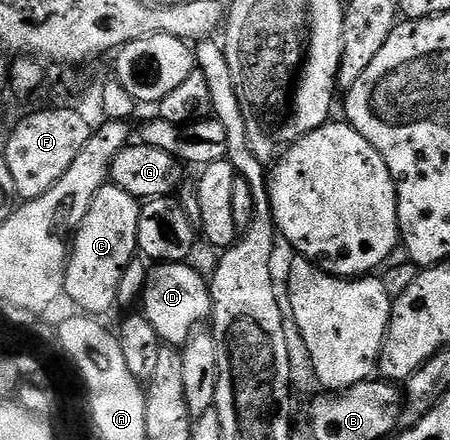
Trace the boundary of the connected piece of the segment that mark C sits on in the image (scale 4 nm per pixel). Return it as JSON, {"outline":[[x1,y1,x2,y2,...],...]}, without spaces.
{"outline":[[114,185,102,187,97,197,93,197,93,205,89,213,85,213,85,221,81,221,73,236,63,282,65,294,72,299,80,312,99,317,102,316,102,311,116,306,117,285,121,281,121,273,137,255,140,206,140,200]]}

